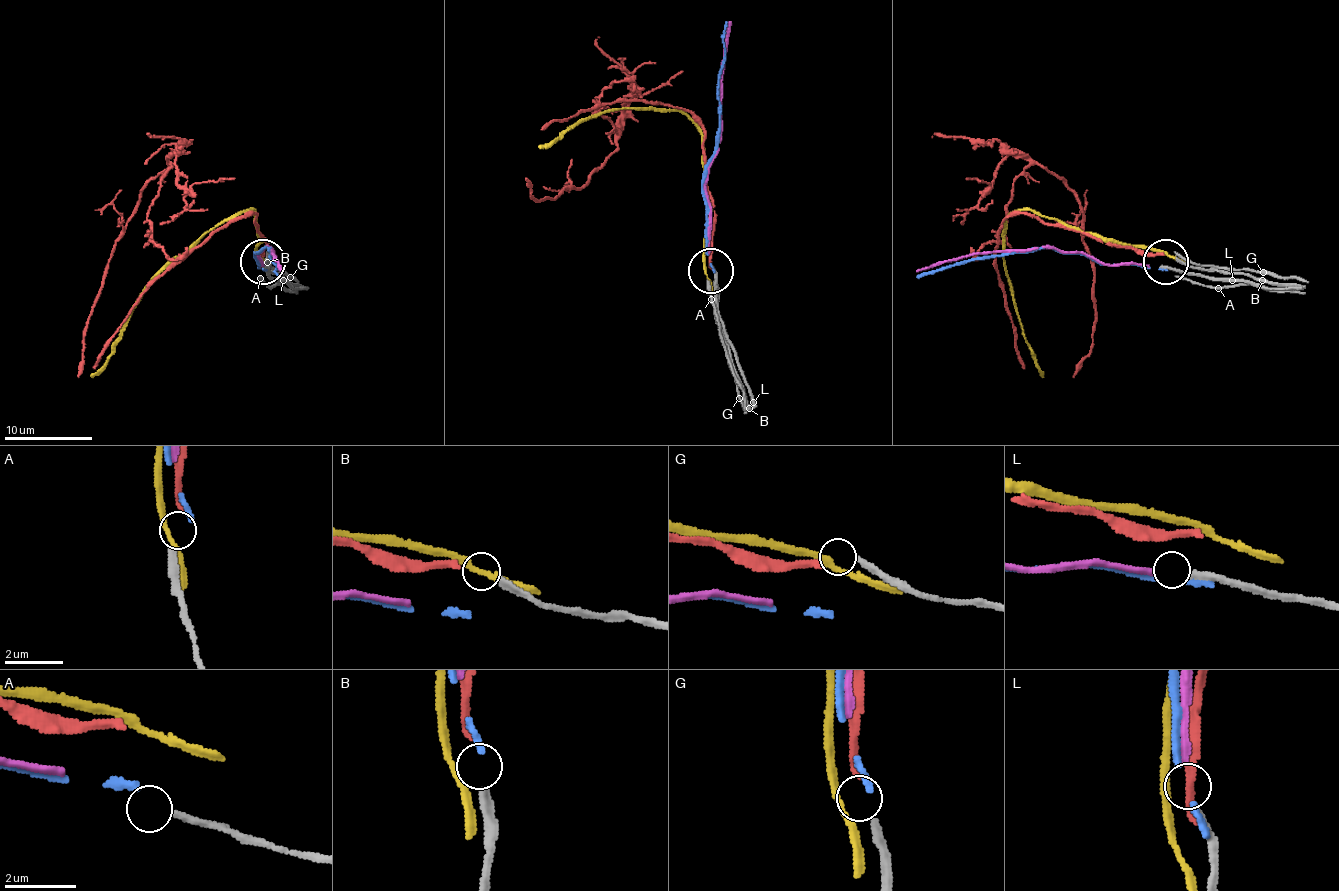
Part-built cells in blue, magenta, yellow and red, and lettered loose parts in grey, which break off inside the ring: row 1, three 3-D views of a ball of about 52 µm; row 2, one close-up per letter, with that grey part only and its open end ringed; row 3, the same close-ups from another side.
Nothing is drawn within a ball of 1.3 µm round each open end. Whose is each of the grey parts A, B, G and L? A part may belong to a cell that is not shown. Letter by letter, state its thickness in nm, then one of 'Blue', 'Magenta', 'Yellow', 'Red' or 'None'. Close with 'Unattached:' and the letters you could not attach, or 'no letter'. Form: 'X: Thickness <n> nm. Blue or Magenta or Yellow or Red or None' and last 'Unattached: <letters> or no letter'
A: Thickness 220 nm. None
B: Thickness 240 nm. Red
G: Thickness 220 nm. None
L: Thickness 220 nm. Magenta
Unattached: A, G

